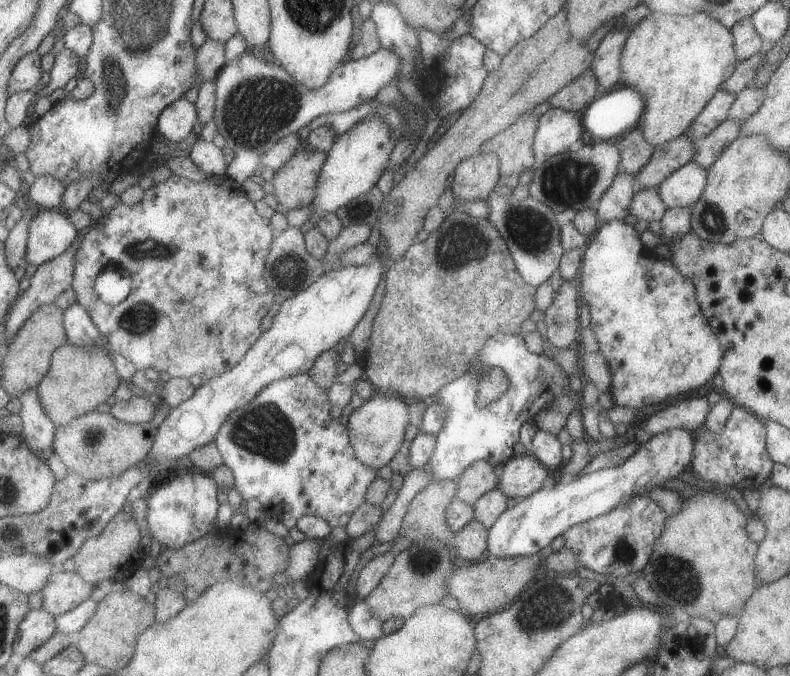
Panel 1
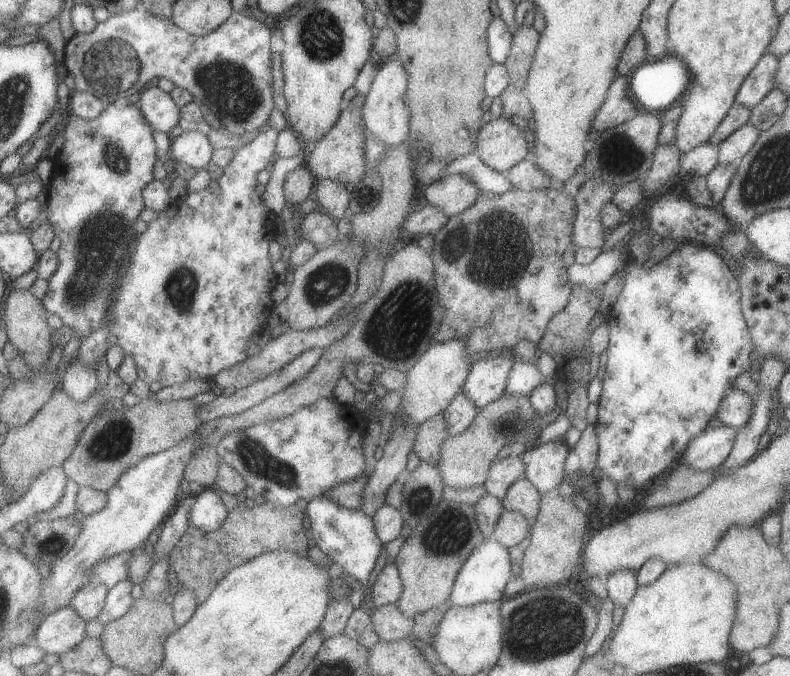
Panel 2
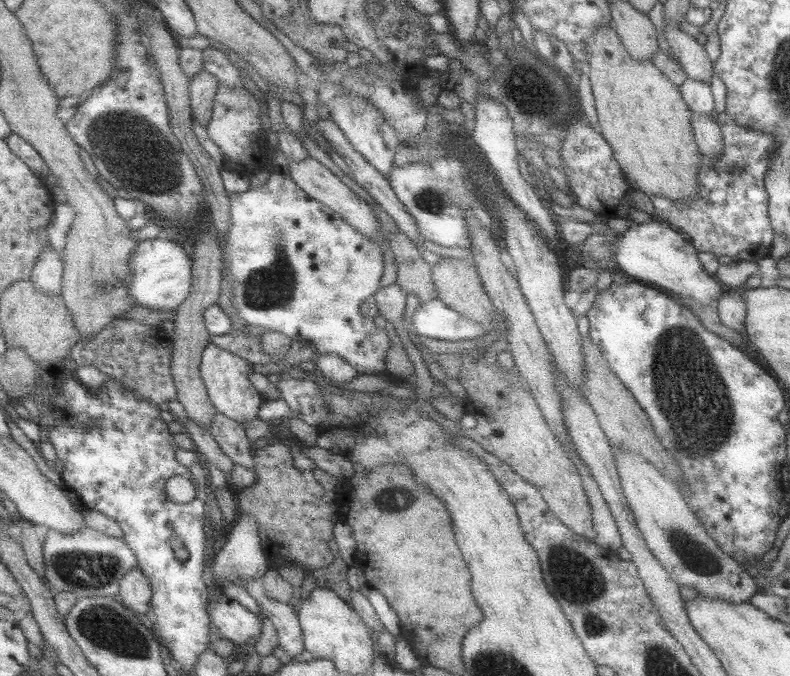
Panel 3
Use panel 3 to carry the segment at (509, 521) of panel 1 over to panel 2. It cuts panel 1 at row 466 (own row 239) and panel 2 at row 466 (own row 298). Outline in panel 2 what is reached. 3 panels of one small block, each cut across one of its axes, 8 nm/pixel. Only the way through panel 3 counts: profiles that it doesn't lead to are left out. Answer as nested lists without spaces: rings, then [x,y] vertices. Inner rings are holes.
[[[707,427],[687,443],[680,462],[700,471],[711,471],[719,467],[729,454],[737,433],[733,427]]]

